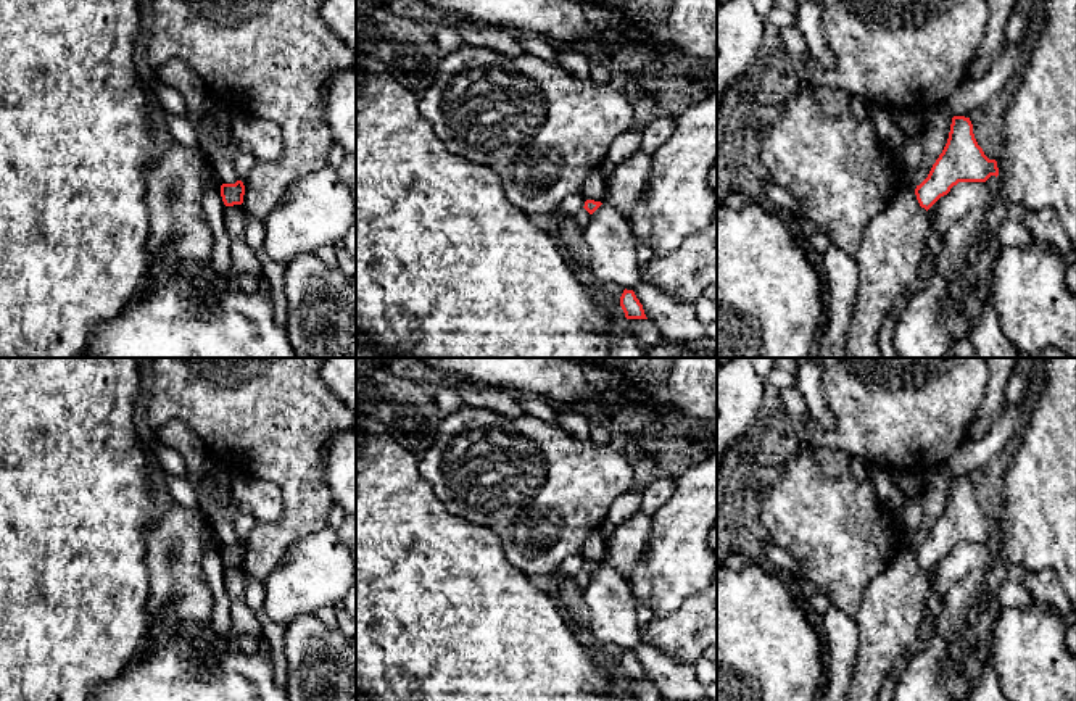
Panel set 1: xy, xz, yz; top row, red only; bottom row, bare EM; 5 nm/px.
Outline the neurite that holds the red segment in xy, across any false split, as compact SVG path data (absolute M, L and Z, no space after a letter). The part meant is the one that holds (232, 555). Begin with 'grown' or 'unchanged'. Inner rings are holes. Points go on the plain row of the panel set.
unchanged; M242 541L235 545L222 545L221 546L221 558L226 567L242 566L245 556L245 546Z

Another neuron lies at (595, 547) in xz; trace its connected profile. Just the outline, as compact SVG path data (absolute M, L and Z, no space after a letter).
M602 525L593 529L585 541L581 556L585 561L604 562L606 556L606 533Z

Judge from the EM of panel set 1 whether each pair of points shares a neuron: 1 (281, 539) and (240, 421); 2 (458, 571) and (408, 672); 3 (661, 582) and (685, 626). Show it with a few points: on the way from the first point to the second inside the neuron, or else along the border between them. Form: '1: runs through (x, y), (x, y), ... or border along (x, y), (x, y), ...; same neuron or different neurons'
1: runs through (293, 510), (293, 474), (269, 450); same neuron
2: runs through (432, 597), (429, 600), (429, 647); same neuron
3: border along (699, 590), (674, 611), (654, 618); different neurons

